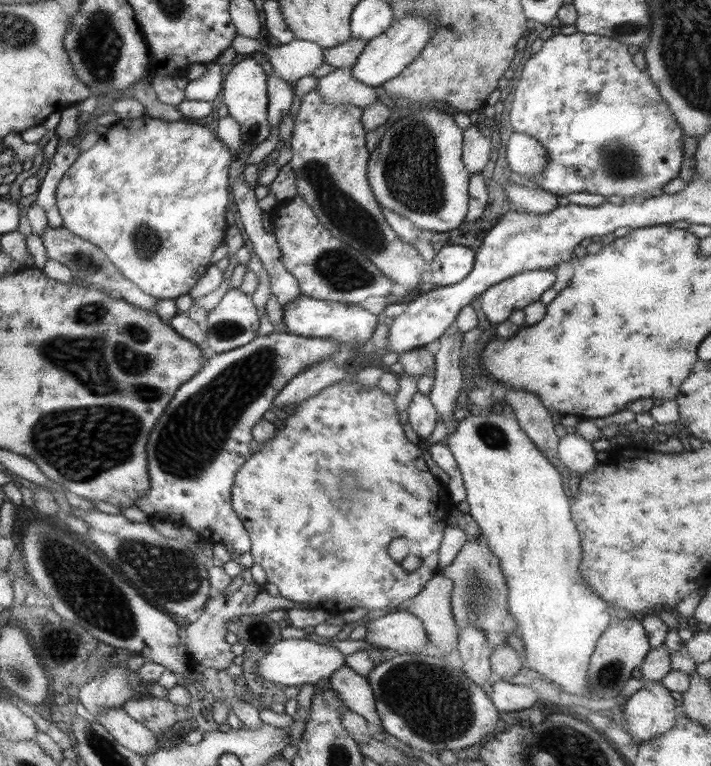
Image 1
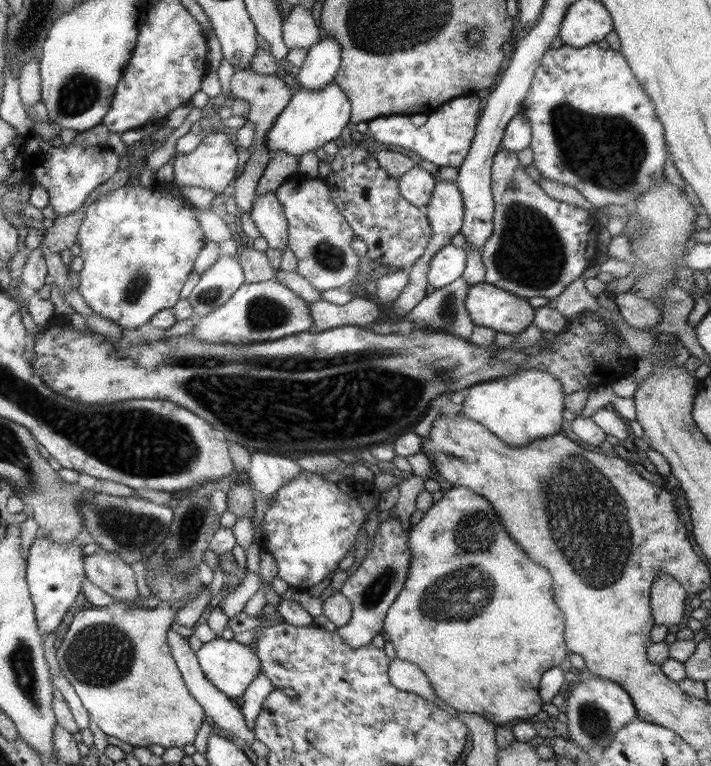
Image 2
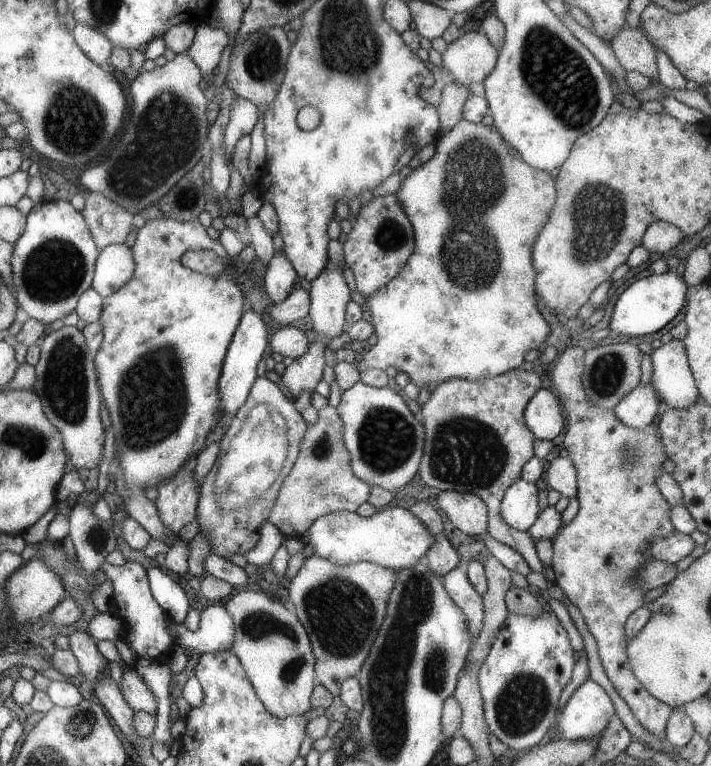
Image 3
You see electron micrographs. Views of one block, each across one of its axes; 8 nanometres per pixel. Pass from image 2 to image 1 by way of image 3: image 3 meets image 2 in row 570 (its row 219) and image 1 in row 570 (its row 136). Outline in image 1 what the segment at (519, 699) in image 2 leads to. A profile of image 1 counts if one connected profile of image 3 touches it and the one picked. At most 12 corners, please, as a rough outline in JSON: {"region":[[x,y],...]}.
{"region":[[481,534],[438,573],[451,581],[456,628],[491,651],[517,624],[506,578]]}

